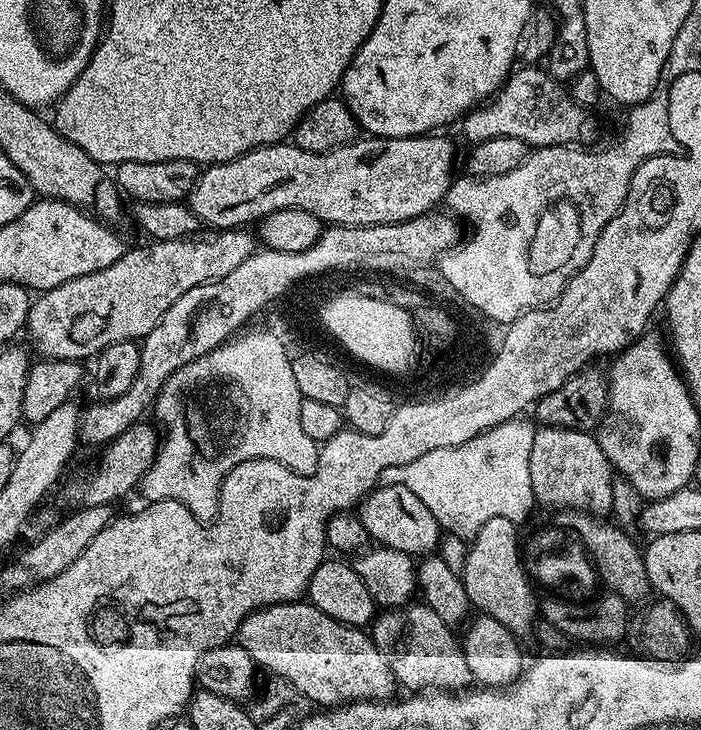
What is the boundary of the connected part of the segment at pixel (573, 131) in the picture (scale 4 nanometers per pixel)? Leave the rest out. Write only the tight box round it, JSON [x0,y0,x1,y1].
[458,66,600,149]

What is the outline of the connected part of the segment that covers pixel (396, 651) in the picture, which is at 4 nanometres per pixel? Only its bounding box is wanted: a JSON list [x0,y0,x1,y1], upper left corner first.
[370,602,473,694]

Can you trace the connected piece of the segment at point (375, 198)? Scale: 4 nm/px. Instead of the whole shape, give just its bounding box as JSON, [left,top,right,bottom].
[186,134,456,230]

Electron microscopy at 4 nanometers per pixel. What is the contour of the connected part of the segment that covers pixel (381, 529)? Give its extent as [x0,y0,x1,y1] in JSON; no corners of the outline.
[358,484,442,558]

